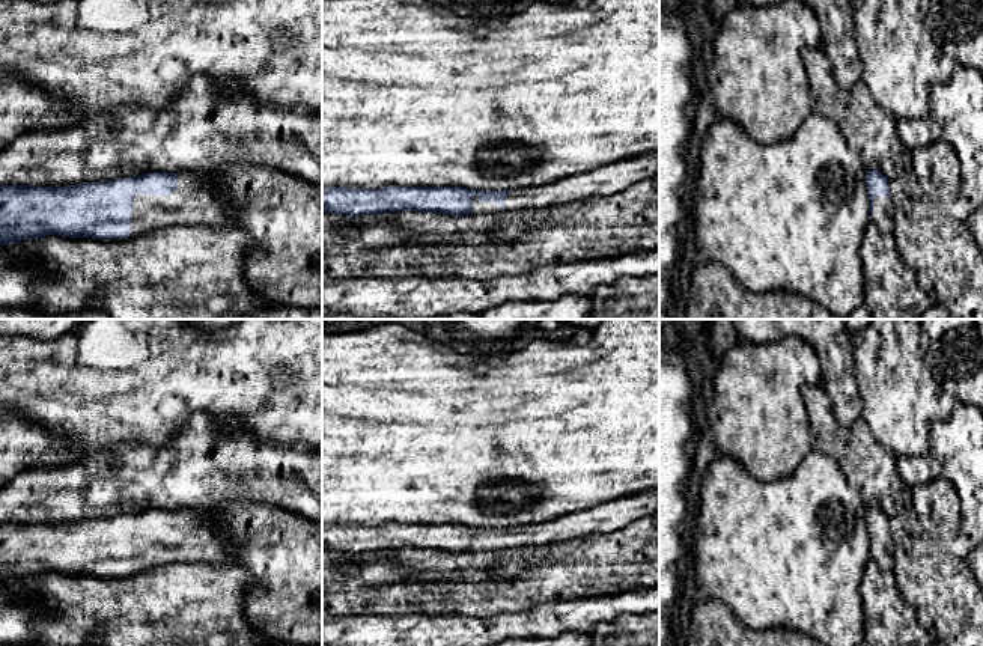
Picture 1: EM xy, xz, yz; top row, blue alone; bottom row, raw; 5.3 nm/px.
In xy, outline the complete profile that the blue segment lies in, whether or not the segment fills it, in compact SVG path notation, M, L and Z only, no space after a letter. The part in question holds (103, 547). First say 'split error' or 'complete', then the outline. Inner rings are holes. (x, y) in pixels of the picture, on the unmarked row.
split error; M152 509L66 524L0 523L0 583L48 572L128 575L179 562L227 563L241 545L206 509Z

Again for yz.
split error; M867 507L867 535L870 538L870 556L884 571L894 569L894 539L890 530L890 518L878 507Z

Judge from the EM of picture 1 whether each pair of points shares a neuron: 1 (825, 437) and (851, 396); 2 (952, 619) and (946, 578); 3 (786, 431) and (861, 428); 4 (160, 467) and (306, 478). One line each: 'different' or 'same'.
1: different
2: same
3: different
4: same

